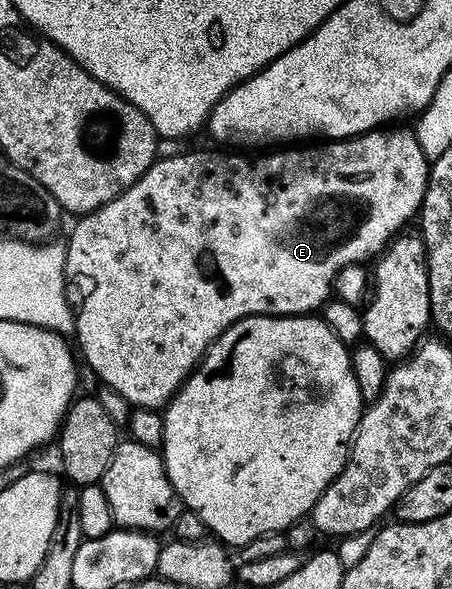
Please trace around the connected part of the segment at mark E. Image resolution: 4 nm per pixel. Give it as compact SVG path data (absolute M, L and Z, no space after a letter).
M389 130L365 132L348 140L321 142L318 148L289 146L284 150L269 150L254 155L257 156L254 160L249 154L228 156L225 150L185 152L182 156L162 155L154 160L130 188L123 190L123 194L93 212L84 213L65 244L65 275L69 278L77 276L77 284L81 287L81 309L78 307L75 312L75 344L77 340L80 359L89 364L104 387L123 394L133 408L161 410L201 363L205 351L244 316L304 316L316 313L330 299L337 275L348 264L364 265L365 260L372 261L380 256L389 247L389 241L404 229L401 227L420 213L429 185L430 157L423 154L416 131L385 131Z

